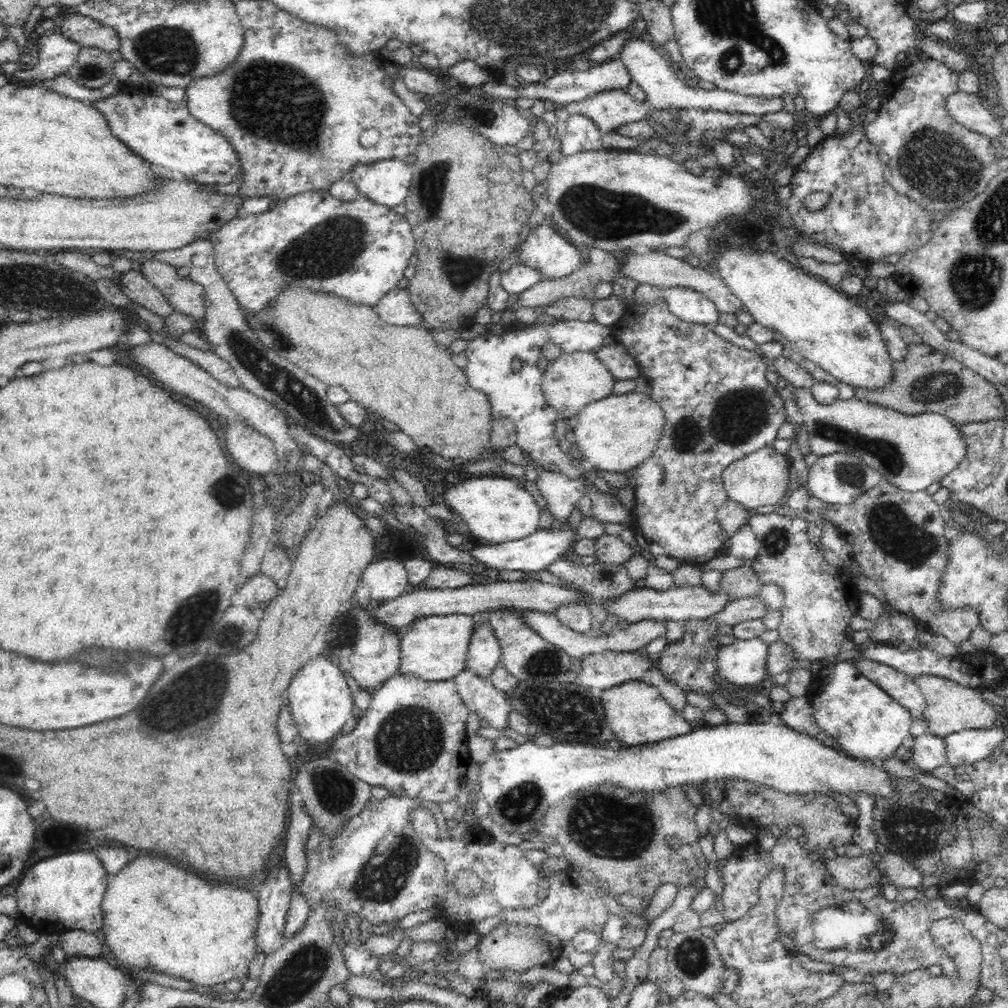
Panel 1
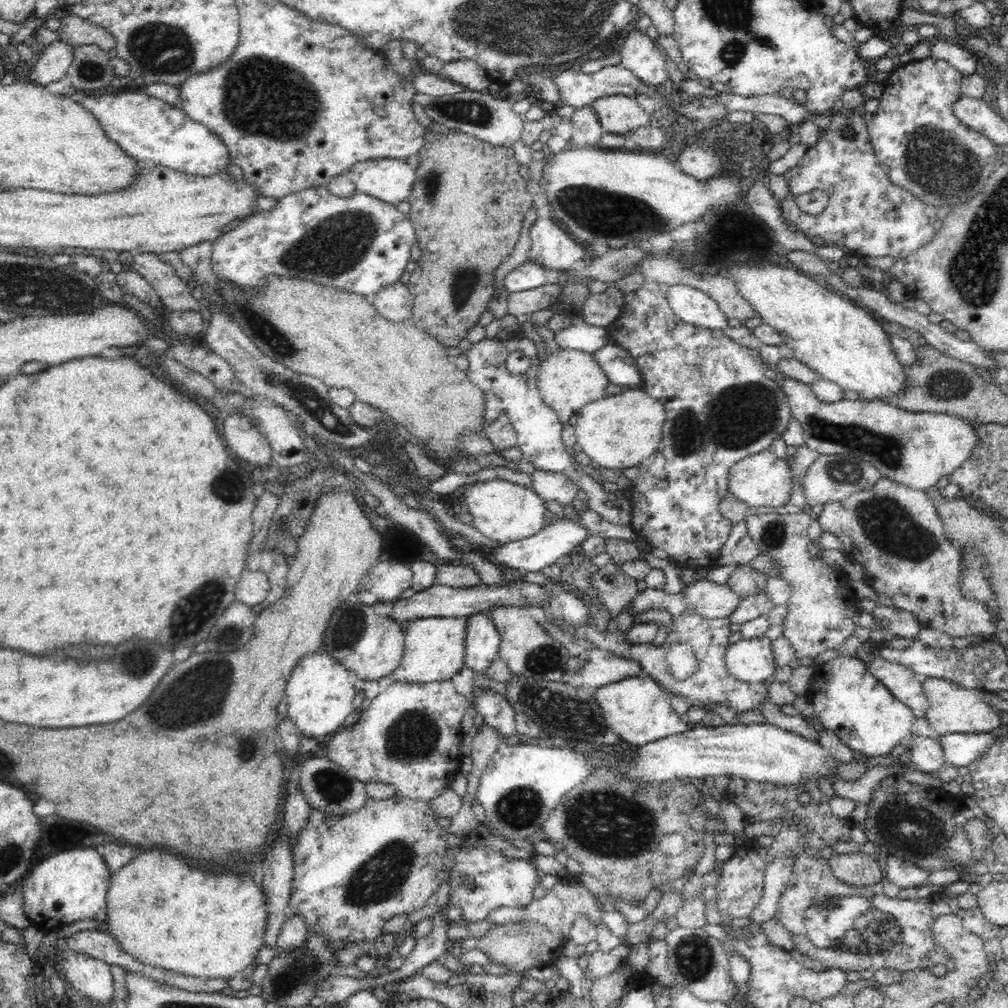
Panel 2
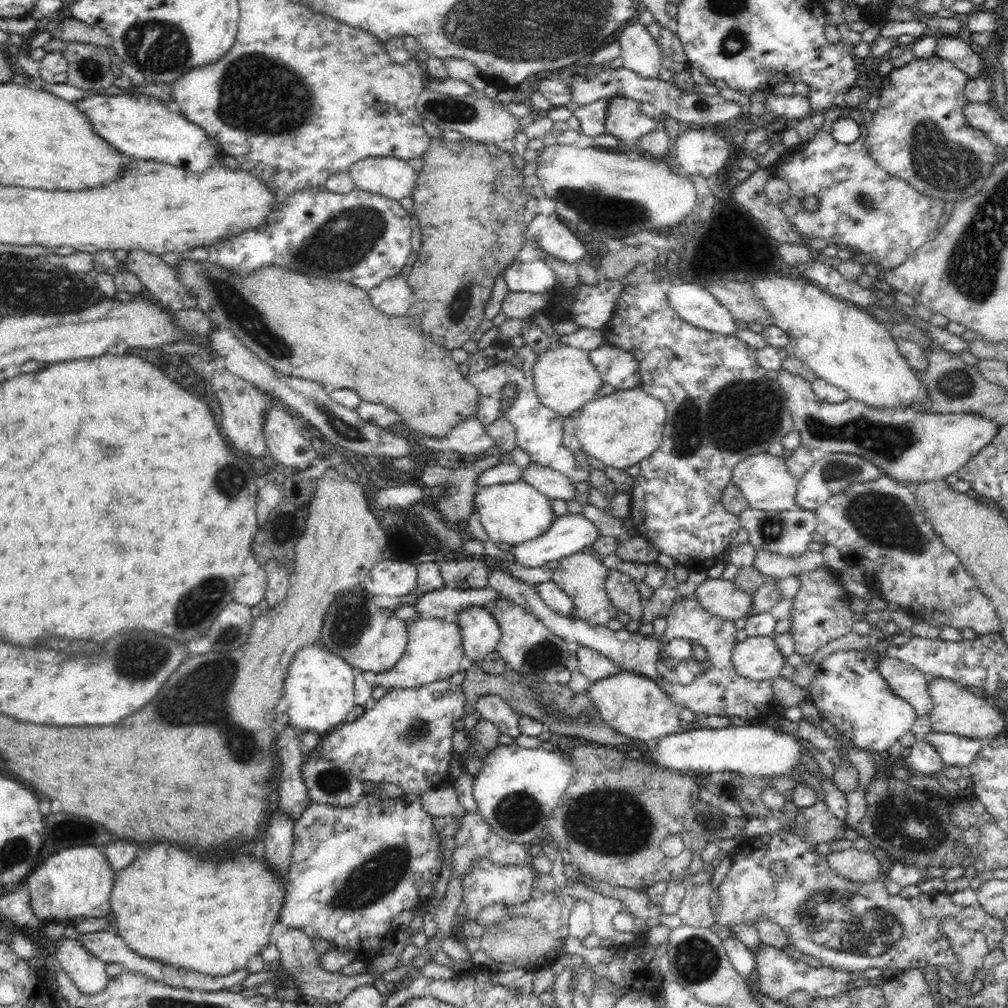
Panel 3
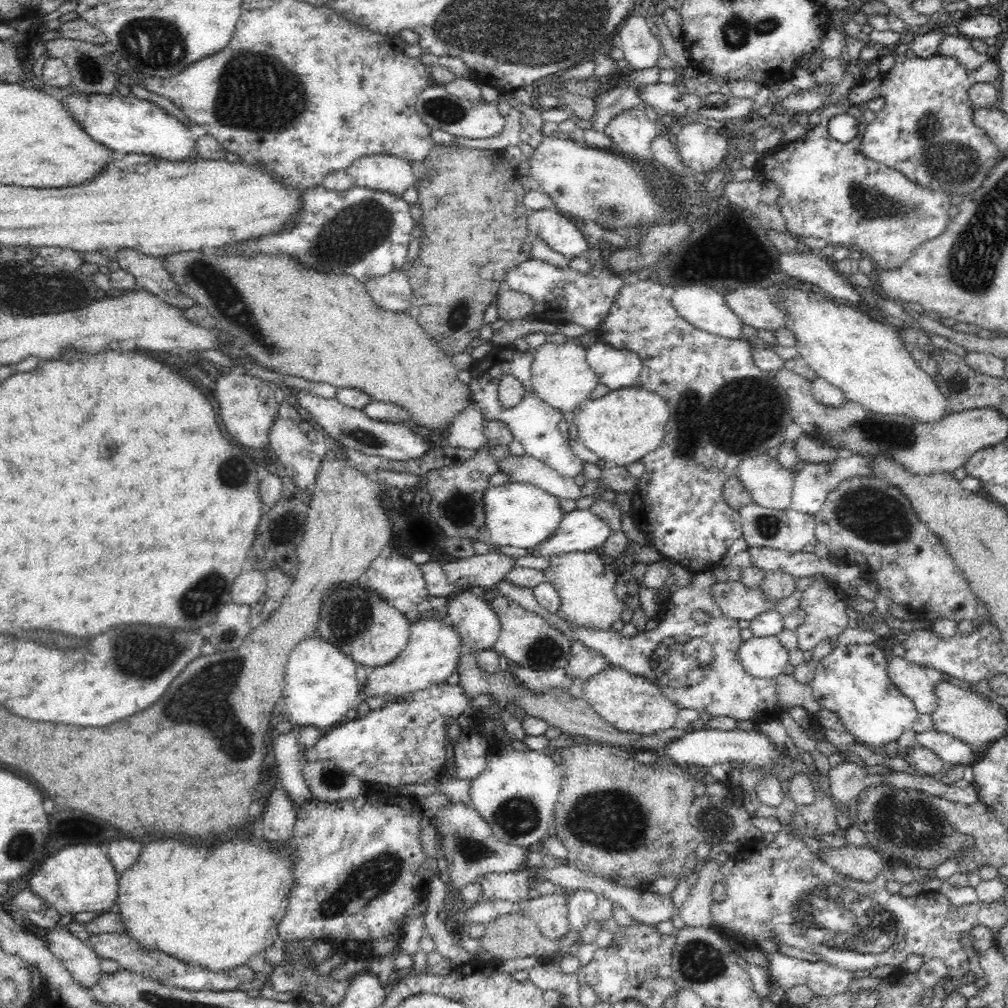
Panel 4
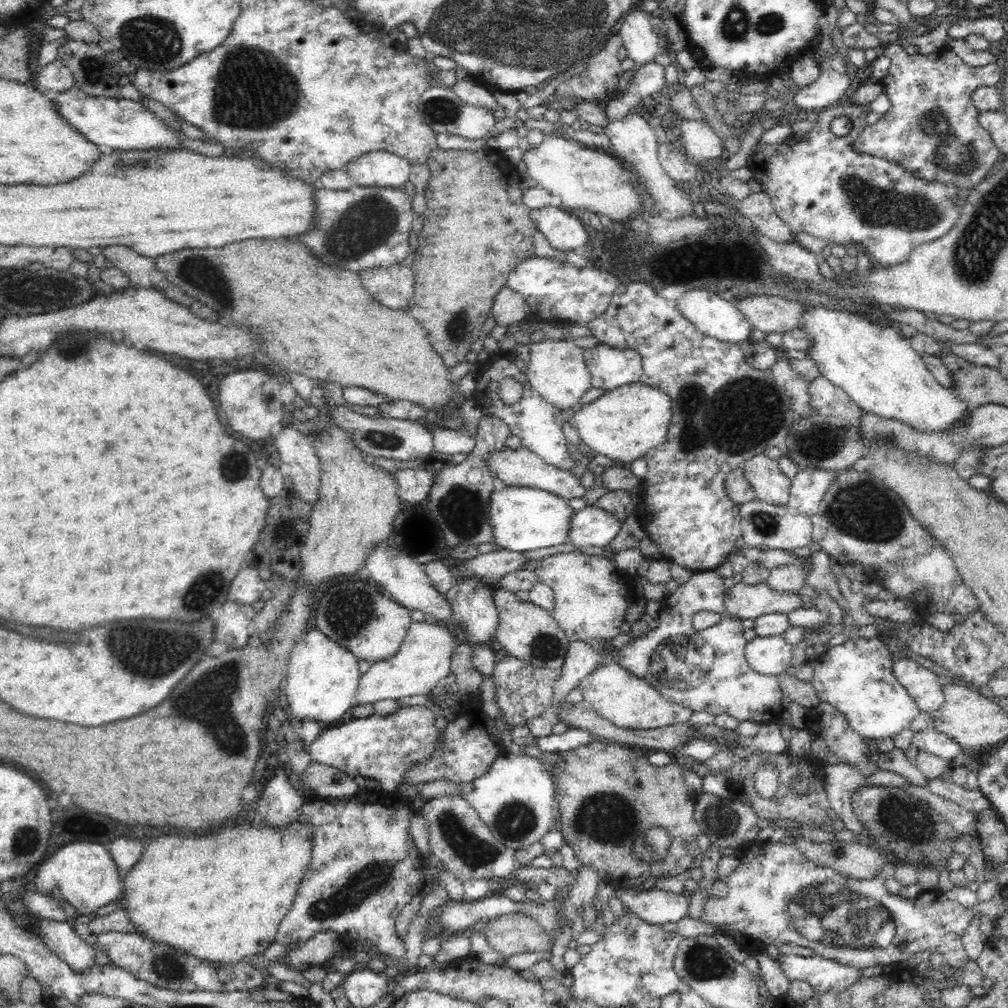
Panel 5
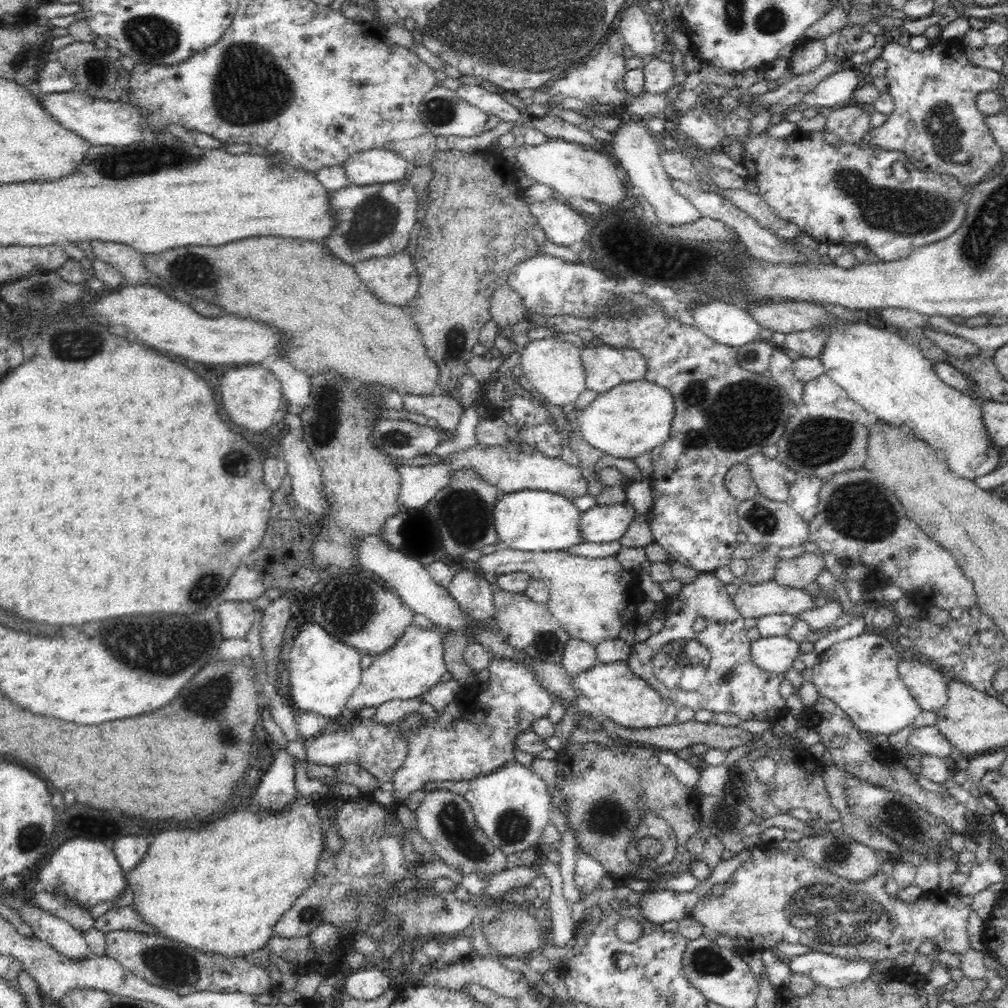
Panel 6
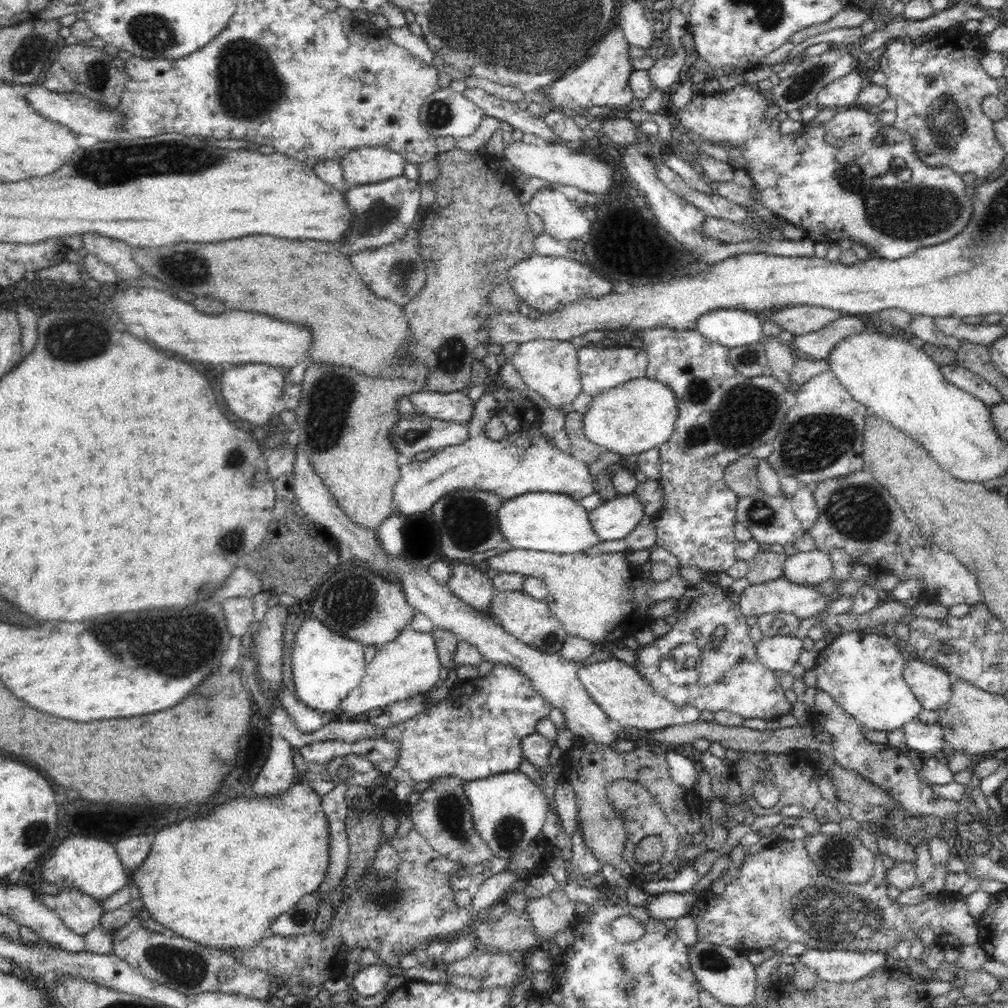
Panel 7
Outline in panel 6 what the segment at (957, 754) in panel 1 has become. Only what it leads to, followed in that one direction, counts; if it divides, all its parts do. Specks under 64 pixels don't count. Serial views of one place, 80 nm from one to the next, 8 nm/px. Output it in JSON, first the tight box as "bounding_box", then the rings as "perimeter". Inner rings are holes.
{"bounding_box":[908,726,955,761],"perimeter":[[[934,726],[913,728],[910,727],[908,747],[917,748],[924,755],[939,756],[949,761],[955,746]]]}

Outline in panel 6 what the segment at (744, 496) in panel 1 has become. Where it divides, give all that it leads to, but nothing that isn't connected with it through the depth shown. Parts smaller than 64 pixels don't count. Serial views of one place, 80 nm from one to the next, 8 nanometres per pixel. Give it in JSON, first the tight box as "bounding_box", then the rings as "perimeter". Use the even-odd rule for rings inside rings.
{"bounding_box":[747,453,789,502],"perimeter":[[[762,453],[754,454],[747,459],[750,475],[758,487],[758,493],[768,500],[787,502],[789,486],[786,480],[778,474],[781,463],[772,458],[767,458]]]}

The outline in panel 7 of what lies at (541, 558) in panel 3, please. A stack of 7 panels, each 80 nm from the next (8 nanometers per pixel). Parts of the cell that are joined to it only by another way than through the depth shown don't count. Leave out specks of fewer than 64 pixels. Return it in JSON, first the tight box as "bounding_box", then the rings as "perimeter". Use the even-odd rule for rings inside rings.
{"bounding_box":[589,492,645,540],"perimeter":[[[633,492],[616,494],[589,512],[592,530],[600,540],[622,540],[645,517],[643,502]]]}

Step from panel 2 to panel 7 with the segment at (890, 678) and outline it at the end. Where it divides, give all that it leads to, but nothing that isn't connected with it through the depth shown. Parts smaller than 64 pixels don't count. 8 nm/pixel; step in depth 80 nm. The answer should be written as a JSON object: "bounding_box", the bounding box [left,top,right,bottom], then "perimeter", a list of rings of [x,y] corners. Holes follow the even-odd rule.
{"bounding_box":[903,658,954,710],"perimeter":[[[911,658],[903,666],[903,677],[924,710],[938,710],[951,699],[954,679],[932,663]]]}

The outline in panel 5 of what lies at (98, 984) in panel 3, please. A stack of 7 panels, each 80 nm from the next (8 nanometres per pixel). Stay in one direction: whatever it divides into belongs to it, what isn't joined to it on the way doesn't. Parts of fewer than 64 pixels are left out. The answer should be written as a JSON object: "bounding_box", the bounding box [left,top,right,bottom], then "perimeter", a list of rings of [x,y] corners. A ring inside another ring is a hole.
{"bounding_box":[35,918,97,974],"perimeter":[[[36,918],[35,924],[38,924],[36,934],[42,938],[48,949],[76,974],[82,974],[96,964],[97,948],[87,944],[68,921],[56,922]]]}

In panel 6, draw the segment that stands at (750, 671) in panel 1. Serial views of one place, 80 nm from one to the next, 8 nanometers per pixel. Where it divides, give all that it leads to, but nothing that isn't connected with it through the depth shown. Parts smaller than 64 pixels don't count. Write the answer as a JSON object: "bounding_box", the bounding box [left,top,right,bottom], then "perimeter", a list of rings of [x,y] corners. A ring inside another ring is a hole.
{"bounding_box":[751,636,800,672],"perimeter":[[[771,636],[759,637],[751,642],[751,659],[756,666],[768,672],[786,672],[793,666],[798,656],[800,642],[794,642],[790,637]]]}

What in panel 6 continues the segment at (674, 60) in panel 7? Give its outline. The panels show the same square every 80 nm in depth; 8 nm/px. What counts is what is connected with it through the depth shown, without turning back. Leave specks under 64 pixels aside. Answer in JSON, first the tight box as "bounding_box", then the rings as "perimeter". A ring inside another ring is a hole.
{"bounding_box":[643,59,681,94],"perimeter":[[[652,59],[643,66],[644,92],[648,94],[662,94],[679,81],[681,69],[673,71],[672,63],[662,59]]]}

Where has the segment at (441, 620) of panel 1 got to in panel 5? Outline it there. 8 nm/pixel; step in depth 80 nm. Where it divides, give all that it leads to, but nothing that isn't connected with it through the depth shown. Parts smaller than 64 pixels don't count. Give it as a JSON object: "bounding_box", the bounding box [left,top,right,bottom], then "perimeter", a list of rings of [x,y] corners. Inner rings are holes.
{"bounding_box":[354,619,457,706],"perimeter":[[[429,619],[412,622],[398,652],[386,660],[372,662],[367,672],[360,677],[354,706],[430,693],[432,688],[436,688],[441,680],[452,672],[452,650],[456,646],[456,640],[457,637],[444,623],[432,622]]]}

